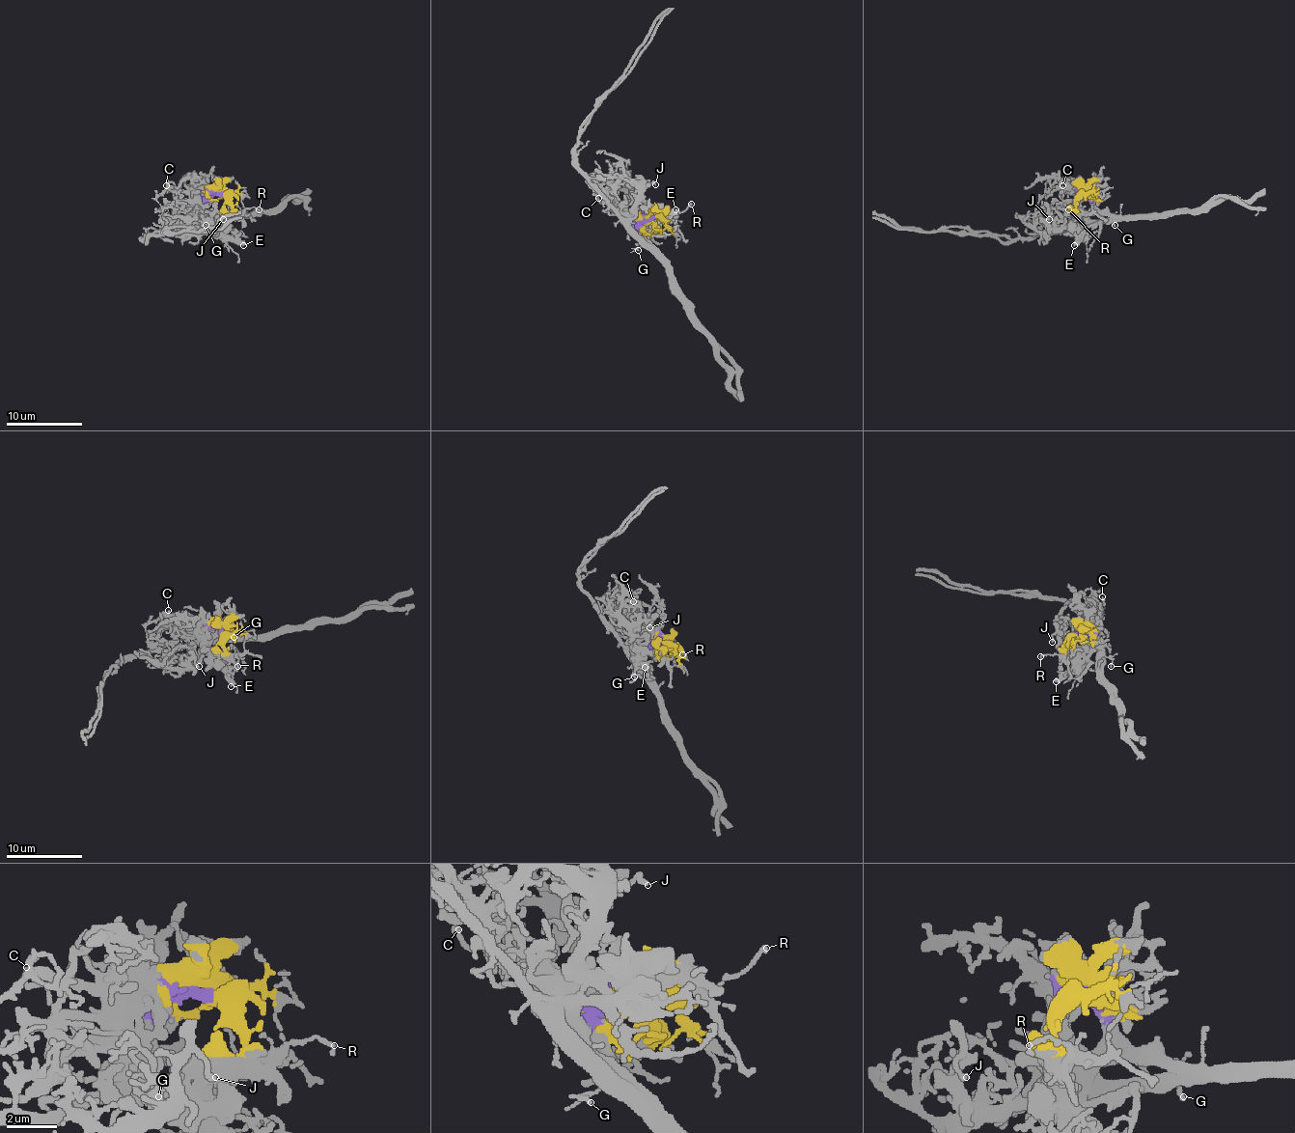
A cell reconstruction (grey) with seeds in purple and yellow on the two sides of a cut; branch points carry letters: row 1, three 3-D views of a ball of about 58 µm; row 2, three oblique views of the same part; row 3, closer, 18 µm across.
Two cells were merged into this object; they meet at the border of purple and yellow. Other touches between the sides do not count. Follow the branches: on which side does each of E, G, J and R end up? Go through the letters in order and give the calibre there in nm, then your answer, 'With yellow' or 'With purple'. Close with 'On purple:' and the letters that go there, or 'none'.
E: Thickness 260 nm. With purple
G: Thickness 110 nm. With purple
J: Thickness 170 nm. With yellow
R: Thickness 140 nm. With yellow
On purple: E, G

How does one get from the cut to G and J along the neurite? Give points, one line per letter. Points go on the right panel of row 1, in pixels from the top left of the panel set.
G: (1083, 195), (1110, 213), (1115, 225)
J: (1083, 195), (1058, 227), (1051, 225), (1047, 215), (1049, 211), (1049, 219)

